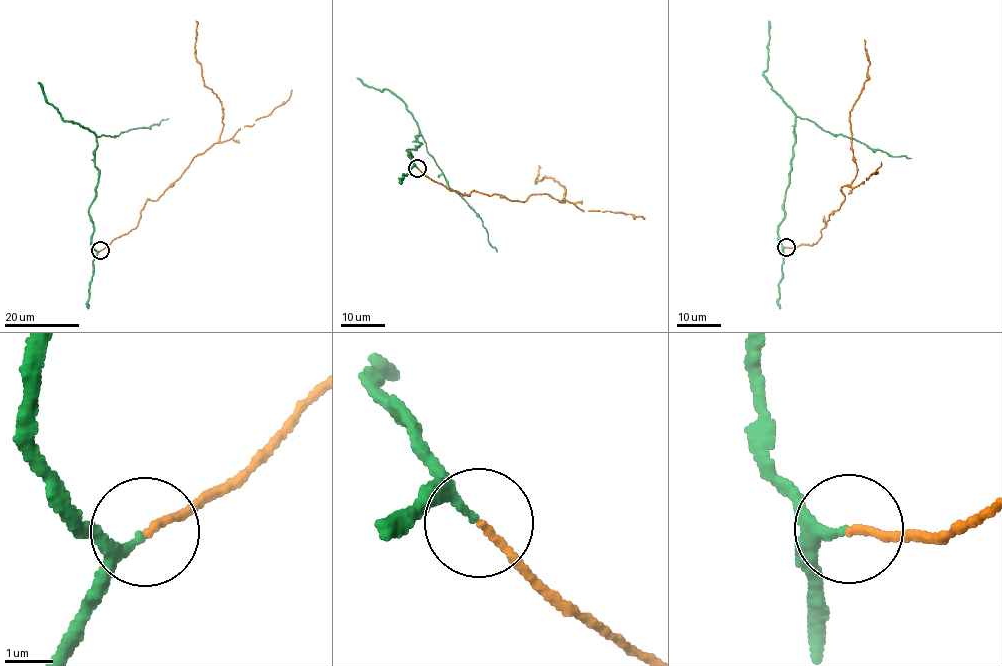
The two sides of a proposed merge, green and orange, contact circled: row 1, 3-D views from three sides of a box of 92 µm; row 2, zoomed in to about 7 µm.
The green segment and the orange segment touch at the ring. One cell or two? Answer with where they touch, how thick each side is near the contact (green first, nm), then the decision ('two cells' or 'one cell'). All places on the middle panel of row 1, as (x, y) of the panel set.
(417, 168) | 180/140 nm | one cell

